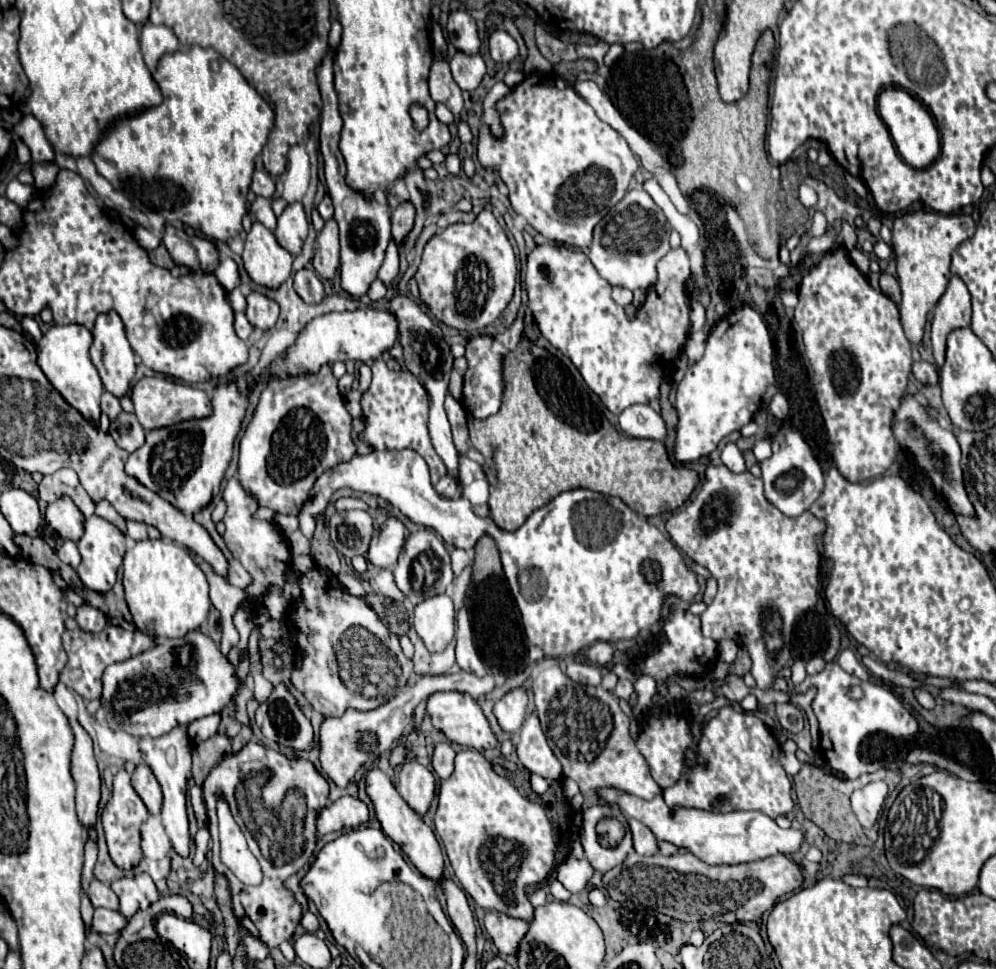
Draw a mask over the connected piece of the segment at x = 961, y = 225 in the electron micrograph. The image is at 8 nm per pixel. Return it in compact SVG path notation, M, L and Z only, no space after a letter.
M916 210L894 220L892 250L896 254L898 282L902 288L900 320L912 344L918 344L924 334L926 316L944 294L950 280L950 256L964 240L972 238L976 222L968 214L938 214L930 210Z

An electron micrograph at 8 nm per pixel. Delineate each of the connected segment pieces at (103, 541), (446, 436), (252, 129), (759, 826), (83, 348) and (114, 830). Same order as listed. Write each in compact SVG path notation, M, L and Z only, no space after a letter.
M90 516L86 520L86 530L84 536L78 540L78 550L82 554L82 562L78 566L78 576L84 582L84 586L92 592L108 592L112 590L114 582L116 582L116 572L122 564L122 556L126 552L126 536L124 532L120 532L114 524L106 522L100 516Z
M394 296L390 302L386 302L386 310L394 312L398 318L398 330L400 330L400 344L404 348L404 364L406 370L410 370L426 388L428 392L428 400L430 400L430 438L432 444L438 452L438 456L444 460L448 472L452 476L456 476L456 468L458 468L458 450L452 442L452 432L450 432L450 424L444 412L444 398L446 398L446 388L448 388L448 380L450 380L450 372L452 372L452 354L450 348L444 340L444 334L440 330L440 326L436 326L418 306L416 300L410 300L406 296Z
M190 46L162 56L154 80L162 90L164 102L120 120L102 136L90 158L96 164L98 174L120 190L132 202L132 208L158 212L168 222L180 220L182 224L204 232L210 240L226 242L242 232L254 160L262 152L274 126L274 110L244 80L238 68L212 48Z
M602 788L598 796L602 798L602 802L618 806L628 818L636 818L642 824L646 824L658 840L666 840L680 848L686 848L708 864L742 864L742 862L764 860L774 854L794 854L806 842L802 830L796 828L784 830L770 816L764 816L762 812L736 810L736 812L716 814L690 808L670 810L662 796L656 796L652 800L642 800L614 788Z
M66 324L66 326L50 326L50 330L42 336L38 342L38 366L50 380L50 384L76 408L86 420L92 420L92 424L100 422L100 396L104 392L104 386L100 384L100 376L90 362L88 348L92 344L92 334L88 328L78 324Z
M120 770L114 776L114 788L112 788L112 796L106 804L106 808L100 814L102 818L102 826L104 826L104 836L106 836L106 844L108 844L108 854L112 858L112 862L122 868L122 870L132 870L140 864L142 860L142 850L140 850L140 828L142 824L148 820L148 810L144 806L144 802L140 800L140 796L134 792L132 784L130 784L130 774L126 770Z

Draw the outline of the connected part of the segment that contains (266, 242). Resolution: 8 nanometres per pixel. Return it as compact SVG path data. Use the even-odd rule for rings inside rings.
M254 222L252 230L246 236L242 262L248 276L258 286L270 290L276 290L292 274L292 256L260 222Z

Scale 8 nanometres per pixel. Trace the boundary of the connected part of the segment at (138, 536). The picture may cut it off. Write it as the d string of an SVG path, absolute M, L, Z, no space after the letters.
M128 522L128 526L126 526L126 536L130 538L130 540L134 540L134 542L138 542L138 540L148 540L150 538L150 534L148 534L148 524L142 524L142 522Z

